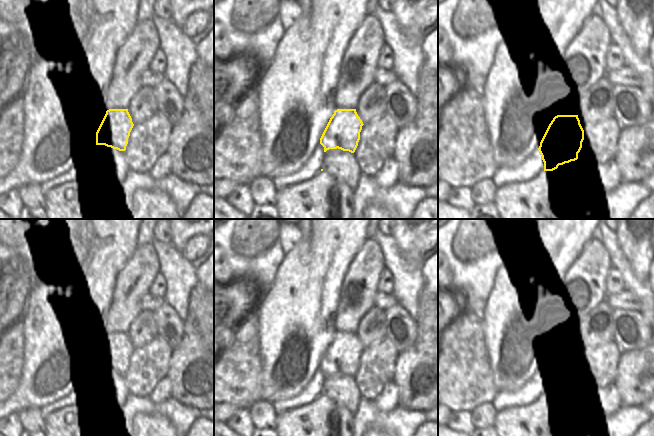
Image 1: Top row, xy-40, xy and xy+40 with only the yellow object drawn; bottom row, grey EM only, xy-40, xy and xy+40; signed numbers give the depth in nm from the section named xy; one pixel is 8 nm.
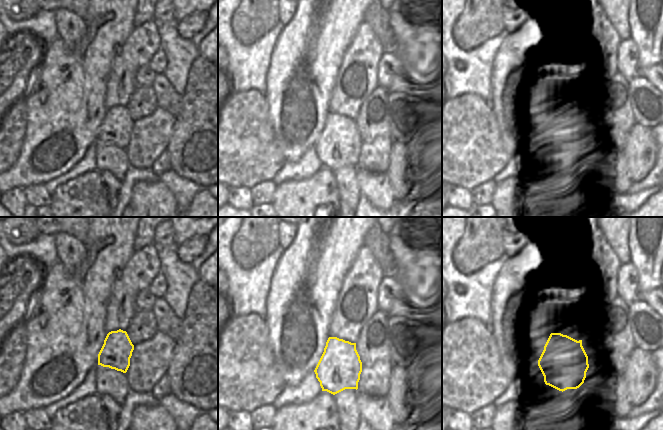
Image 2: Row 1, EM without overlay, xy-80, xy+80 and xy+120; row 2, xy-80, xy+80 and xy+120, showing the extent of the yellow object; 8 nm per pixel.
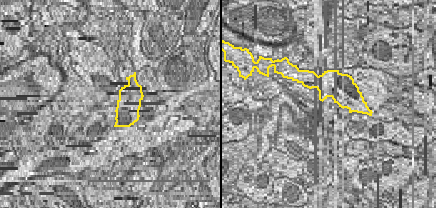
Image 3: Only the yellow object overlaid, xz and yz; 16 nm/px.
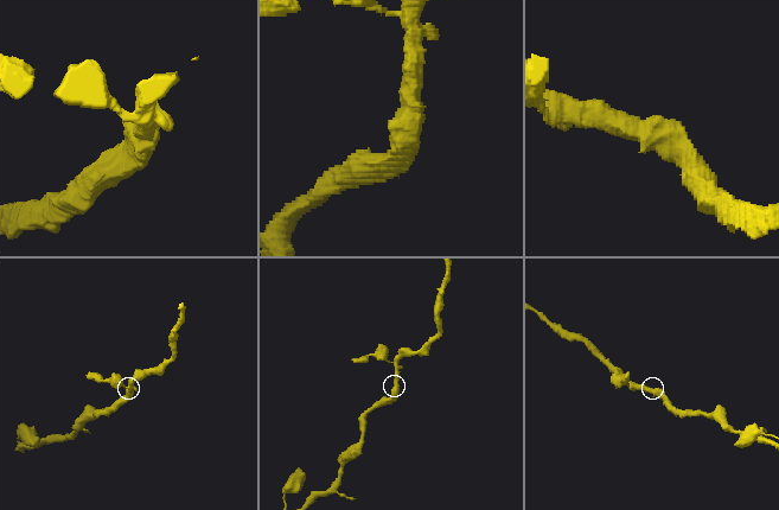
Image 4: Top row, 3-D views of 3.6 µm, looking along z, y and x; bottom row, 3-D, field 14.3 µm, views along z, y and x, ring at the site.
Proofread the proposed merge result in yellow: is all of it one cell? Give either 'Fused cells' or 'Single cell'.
Single cell.

